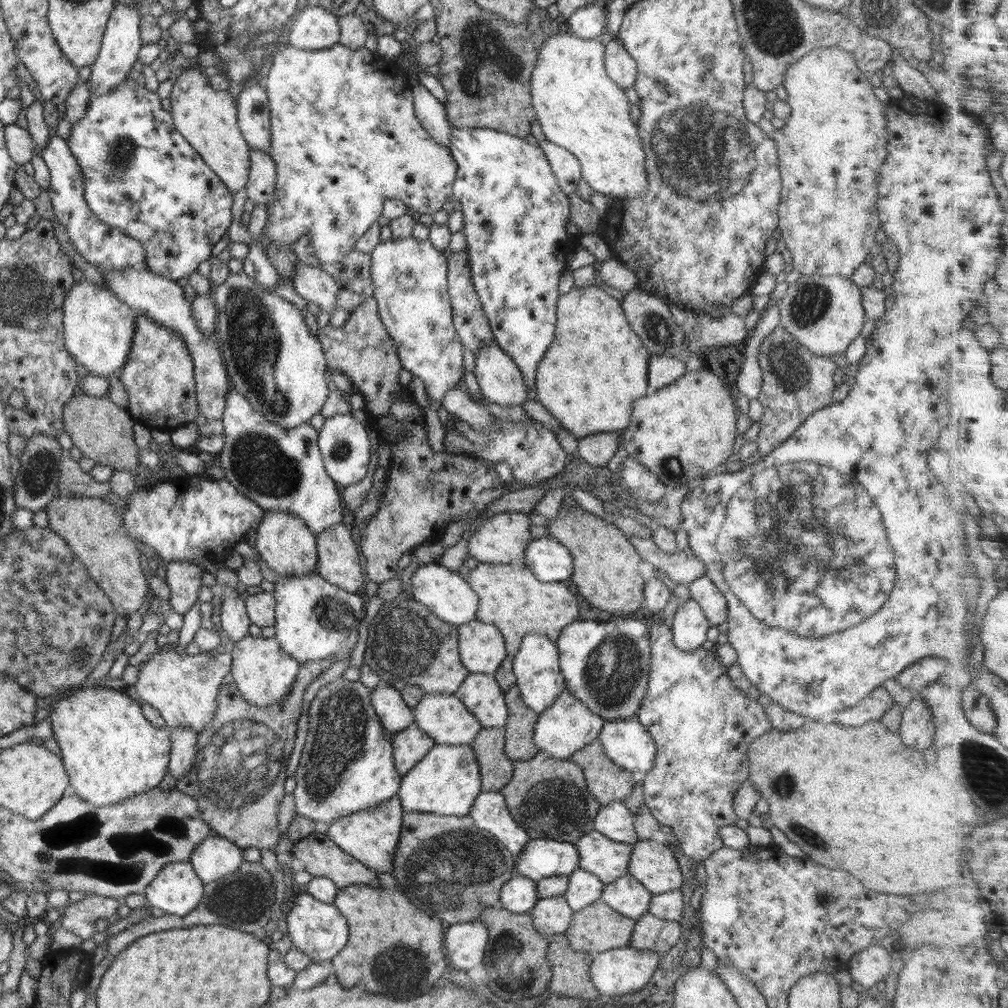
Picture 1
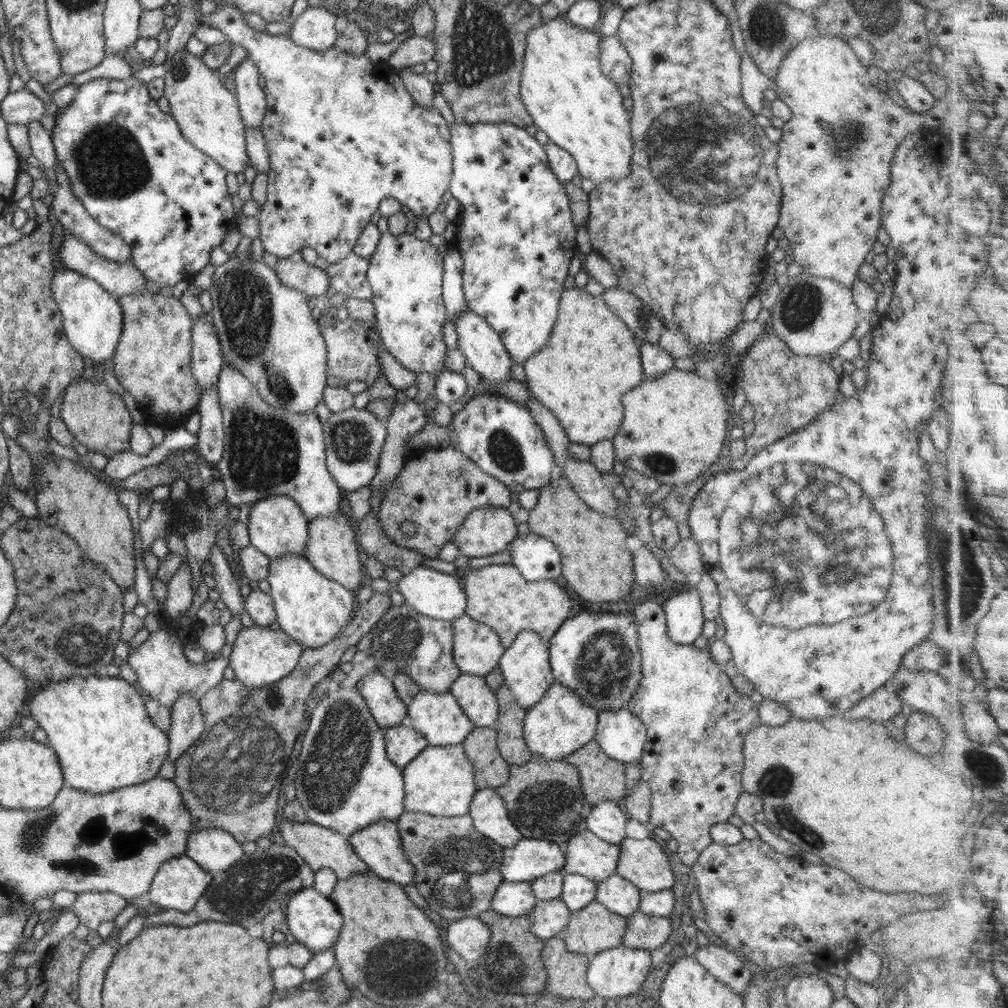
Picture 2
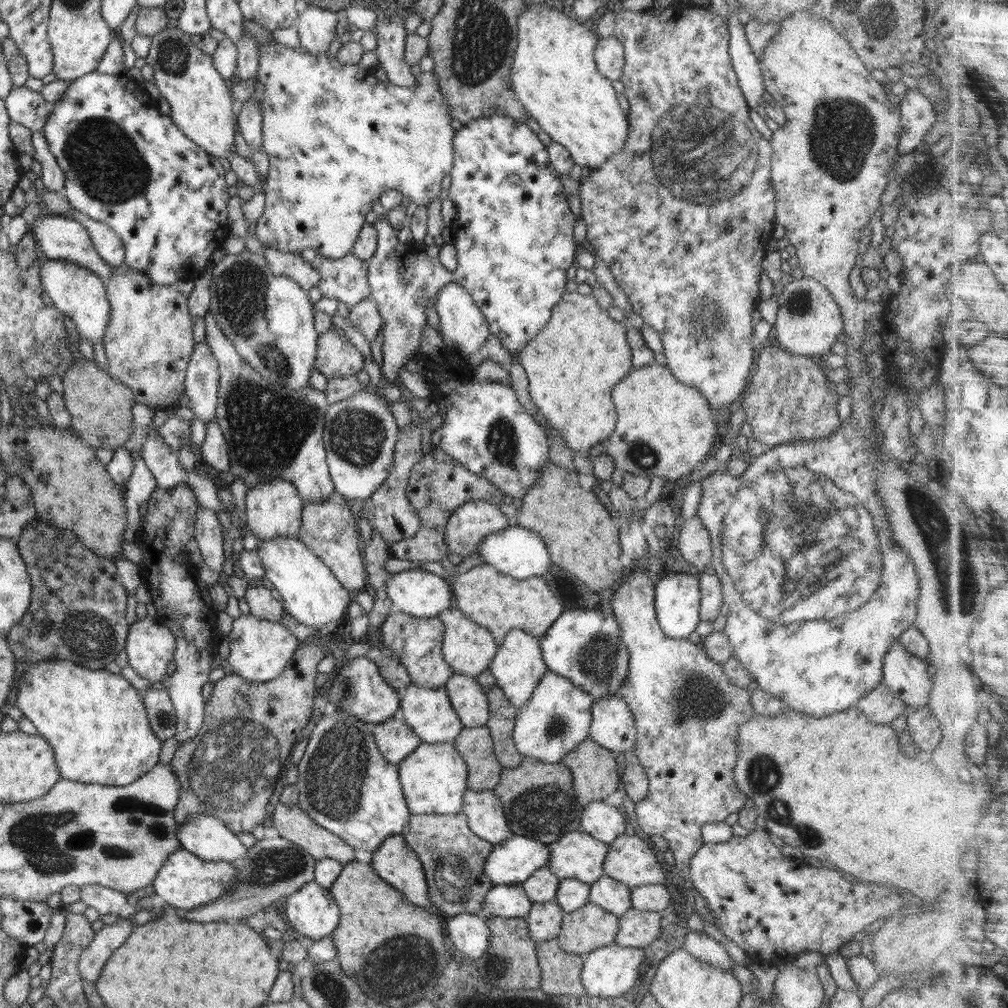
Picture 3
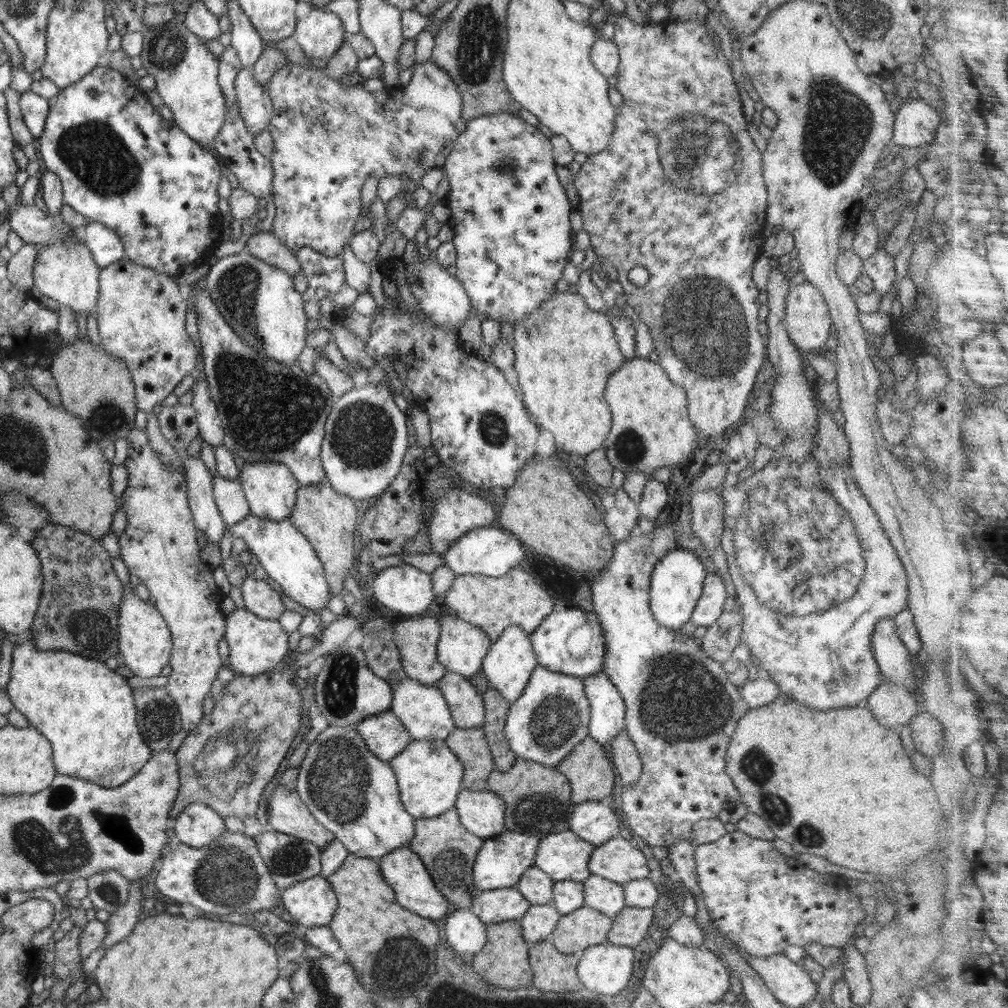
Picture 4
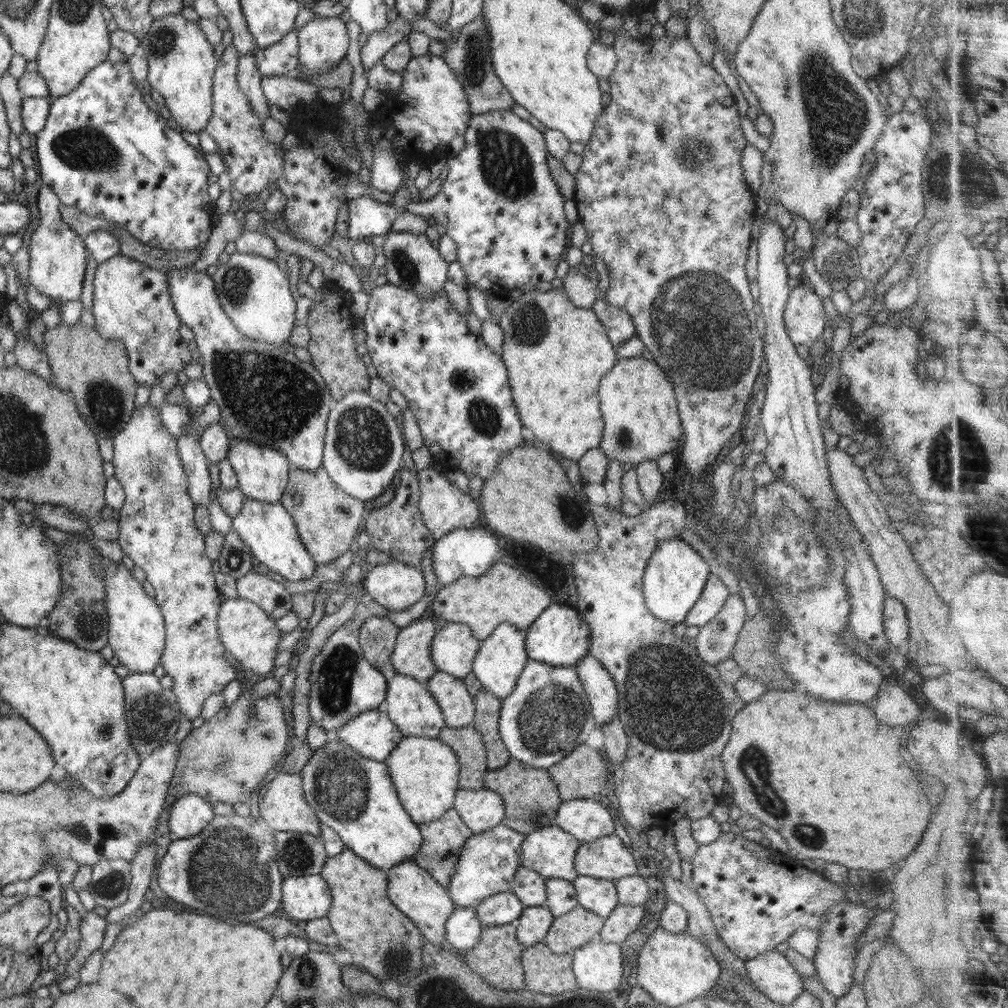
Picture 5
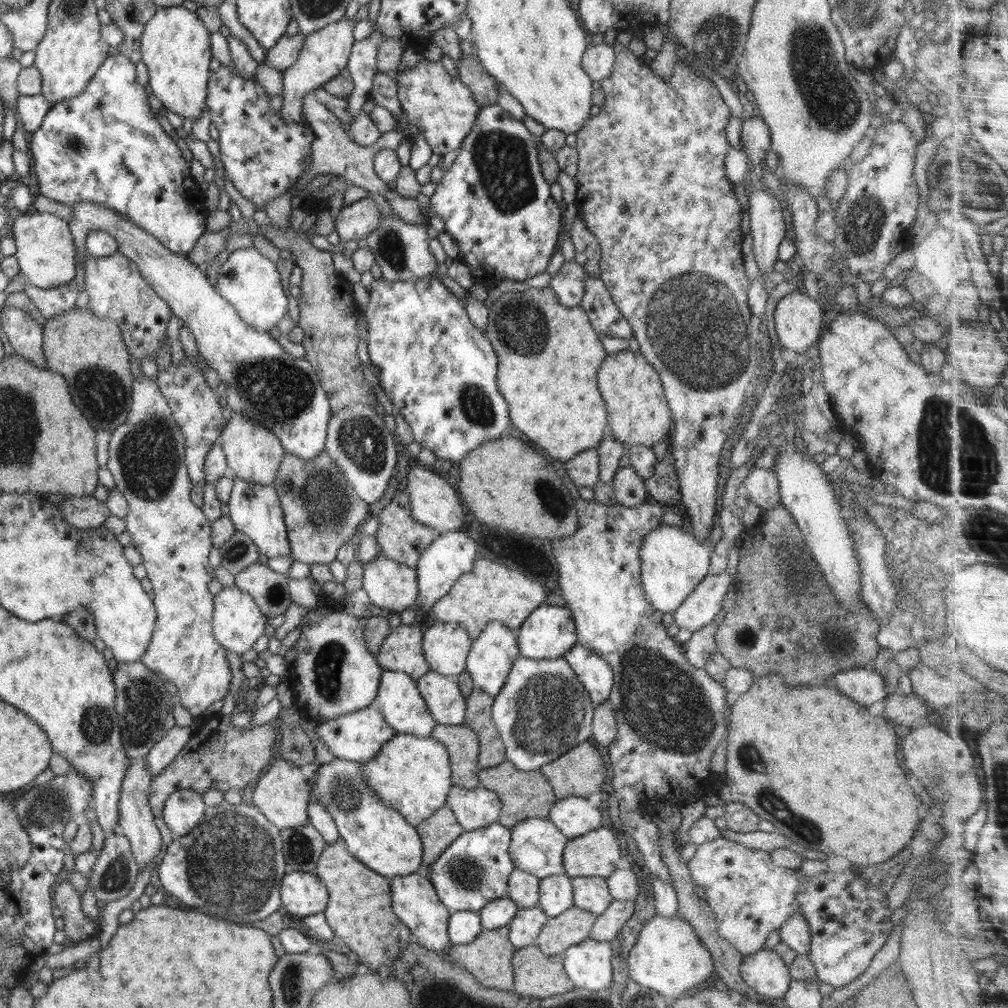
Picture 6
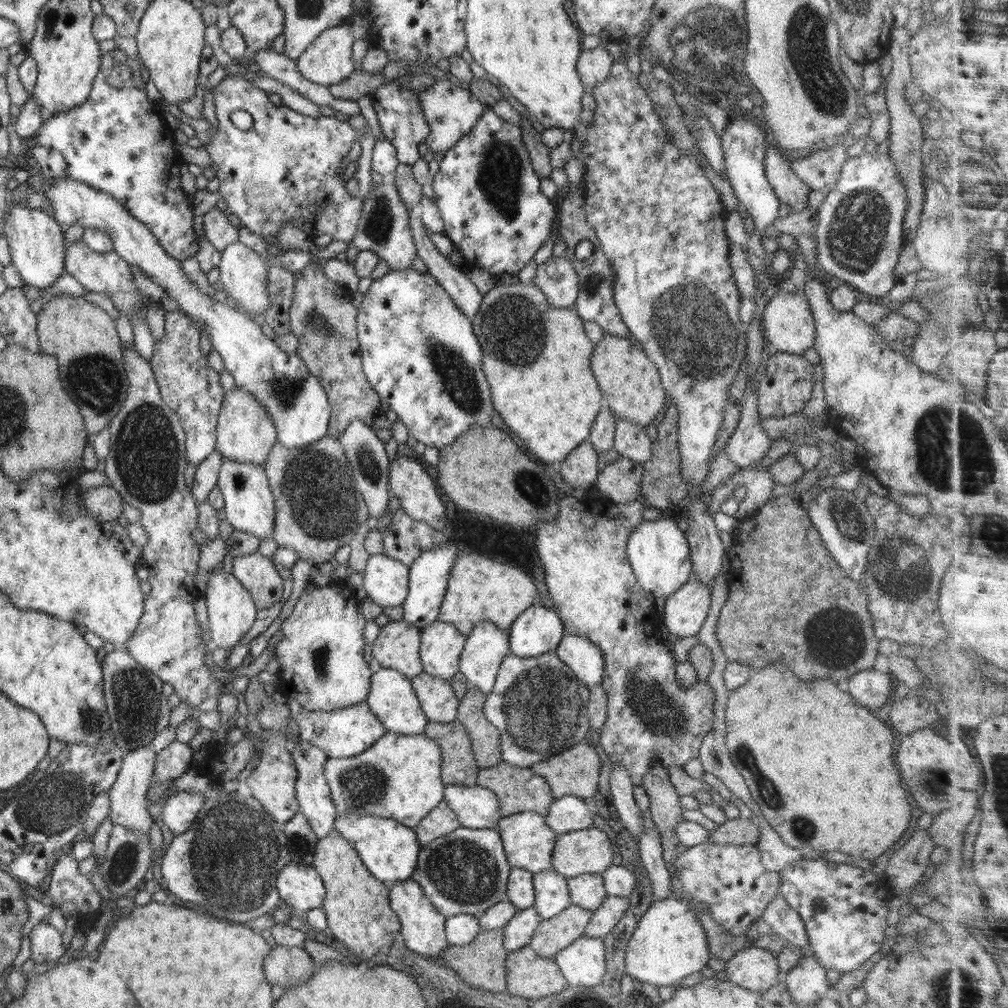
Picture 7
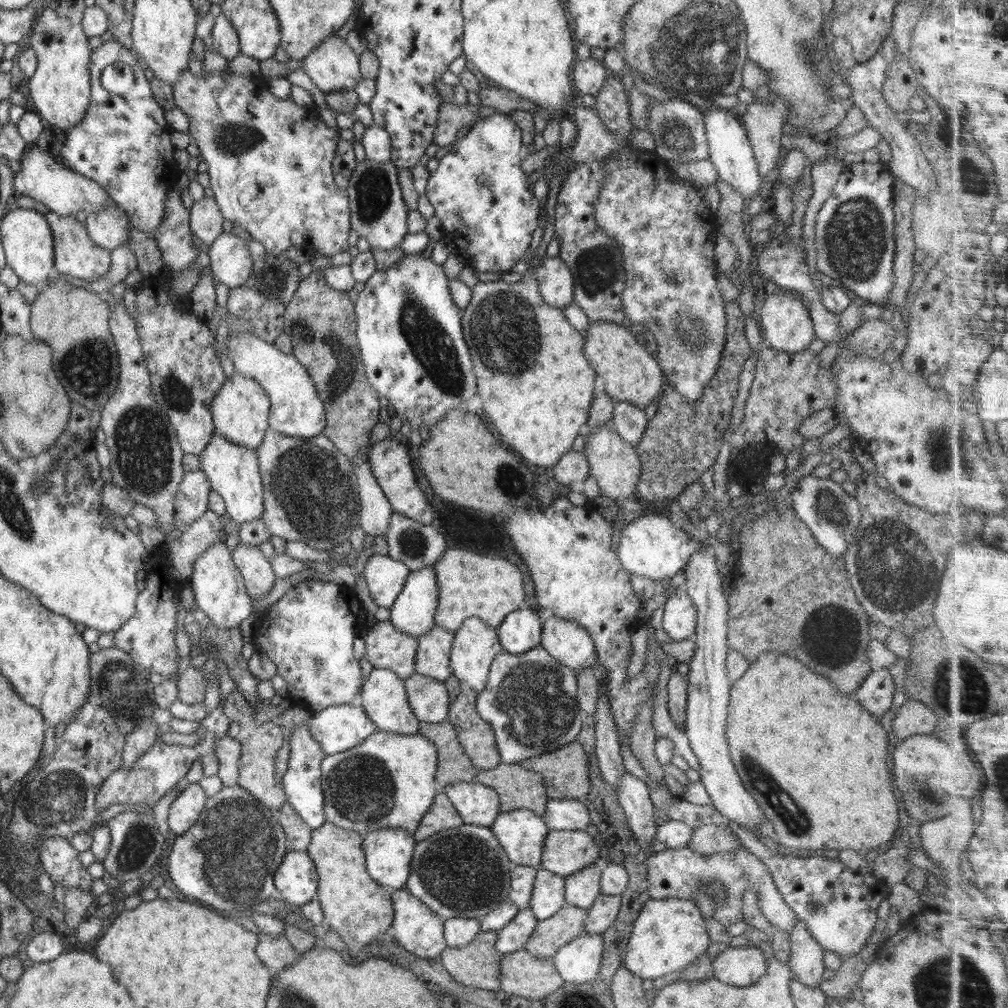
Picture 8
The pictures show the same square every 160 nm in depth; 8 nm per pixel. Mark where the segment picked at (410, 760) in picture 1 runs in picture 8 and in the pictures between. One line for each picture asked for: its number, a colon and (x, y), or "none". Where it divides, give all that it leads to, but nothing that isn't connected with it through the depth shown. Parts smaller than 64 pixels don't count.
2: (402, 744)
3: (395, 740)
4: (385, 736)
5: (371, 733)
6: (358, 736)
7: (342, 733)
8: (340, 727)

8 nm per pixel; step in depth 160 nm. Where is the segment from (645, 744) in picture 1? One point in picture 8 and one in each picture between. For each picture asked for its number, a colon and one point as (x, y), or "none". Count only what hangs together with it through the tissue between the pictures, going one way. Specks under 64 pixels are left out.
2: (621, 735)
3: (612, 726)
4: (607, 707)
5: (602, 692)
6: (597, 677)
7: (584, 658)
8: (570, 644)

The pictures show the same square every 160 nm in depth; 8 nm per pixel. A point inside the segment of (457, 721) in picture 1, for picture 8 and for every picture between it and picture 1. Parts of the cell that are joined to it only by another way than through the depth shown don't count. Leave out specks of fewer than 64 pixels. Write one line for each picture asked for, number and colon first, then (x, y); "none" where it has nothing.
2: (438, 717)
3: (428, 711)
4: (422, 709)
5: (409, 705)
6: (398, 699)
7: (391, 698)
8: (383, 697)

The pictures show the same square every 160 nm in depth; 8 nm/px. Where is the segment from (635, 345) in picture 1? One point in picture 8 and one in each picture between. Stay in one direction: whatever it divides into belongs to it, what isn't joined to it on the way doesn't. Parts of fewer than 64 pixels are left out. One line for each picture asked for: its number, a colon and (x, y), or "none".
2: (591, 358)
3: (572, 363)
4: (564, 352)
5: (554, 372)
6: (548, 353)
7: (536, 358)
8: (540, 419)

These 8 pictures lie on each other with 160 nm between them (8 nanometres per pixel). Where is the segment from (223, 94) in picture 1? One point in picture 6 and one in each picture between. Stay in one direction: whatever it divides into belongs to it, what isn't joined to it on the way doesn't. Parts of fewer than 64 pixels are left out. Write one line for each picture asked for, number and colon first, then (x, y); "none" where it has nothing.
2: (207, 113)
3: (201, 104)
4: (185, 71)
5: (181, 63)
6: (175, 46)

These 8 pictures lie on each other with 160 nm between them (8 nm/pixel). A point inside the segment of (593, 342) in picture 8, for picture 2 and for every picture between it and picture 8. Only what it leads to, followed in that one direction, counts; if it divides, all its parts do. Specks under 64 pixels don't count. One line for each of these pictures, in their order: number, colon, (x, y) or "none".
2: (675, 426)
3: (664, 428)
4: (650, 428)
5: (641, 419)
6: (638, 413)
7: (630, 381)

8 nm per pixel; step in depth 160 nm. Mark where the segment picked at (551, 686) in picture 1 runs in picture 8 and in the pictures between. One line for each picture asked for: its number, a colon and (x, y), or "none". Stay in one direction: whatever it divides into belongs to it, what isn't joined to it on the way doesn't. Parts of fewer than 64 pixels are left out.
2: (525, 666)
3: (517, 667)
4: (510, 661)
5: (502, 656)
6: (492, 654)
7: (486, 646)
8: (475, 645)

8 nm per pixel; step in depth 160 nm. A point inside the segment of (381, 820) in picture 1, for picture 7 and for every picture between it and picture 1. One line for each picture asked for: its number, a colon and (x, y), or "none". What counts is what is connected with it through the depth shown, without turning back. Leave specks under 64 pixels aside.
2: (380, 847)
3: (394, 861)
4: (414, 889)
5: (410, 888)
6: (414, 901)
7: (422, 925)

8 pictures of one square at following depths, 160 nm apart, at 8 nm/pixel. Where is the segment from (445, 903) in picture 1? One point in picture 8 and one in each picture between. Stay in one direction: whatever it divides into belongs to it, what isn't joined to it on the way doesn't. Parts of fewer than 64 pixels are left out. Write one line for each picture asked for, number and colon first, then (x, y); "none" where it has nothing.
2: (456, 868)
3: (452, 856)
4: (448, 851)
5: (443, 838)
6: (437, 832)
7: (441, 820)
8: (442, 815)

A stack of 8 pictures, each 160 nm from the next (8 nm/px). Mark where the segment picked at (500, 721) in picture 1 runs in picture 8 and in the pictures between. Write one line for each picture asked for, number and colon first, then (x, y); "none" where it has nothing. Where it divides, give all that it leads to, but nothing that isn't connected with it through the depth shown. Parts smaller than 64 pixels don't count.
2: (479, 703)
3: (469, 702)
4: (467, 708)
5: (457, 705)
6: (447, 705)
7: (436, 696)
8: (429, 700)

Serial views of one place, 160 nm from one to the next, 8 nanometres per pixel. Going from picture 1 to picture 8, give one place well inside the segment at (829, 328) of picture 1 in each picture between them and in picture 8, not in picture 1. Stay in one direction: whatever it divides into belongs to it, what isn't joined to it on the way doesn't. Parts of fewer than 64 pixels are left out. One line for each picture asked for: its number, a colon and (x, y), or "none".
2: (814, 316)
3: (809, 321)
4: (808, 323)
5: (806, 322)
6: (797, 318)
7: (789, 327)
8: (786, 324)

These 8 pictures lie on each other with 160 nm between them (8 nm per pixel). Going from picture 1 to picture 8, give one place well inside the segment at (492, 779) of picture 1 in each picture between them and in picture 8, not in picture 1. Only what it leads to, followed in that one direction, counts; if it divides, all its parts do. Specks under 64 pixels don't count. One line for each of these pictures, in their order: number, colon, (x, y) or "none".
2: (491, 770)
3: (475, 745)
4: (470, 745)
5: (466, 742)
6: (462, 744)
7: (459, 767)
8: (453, 764)

